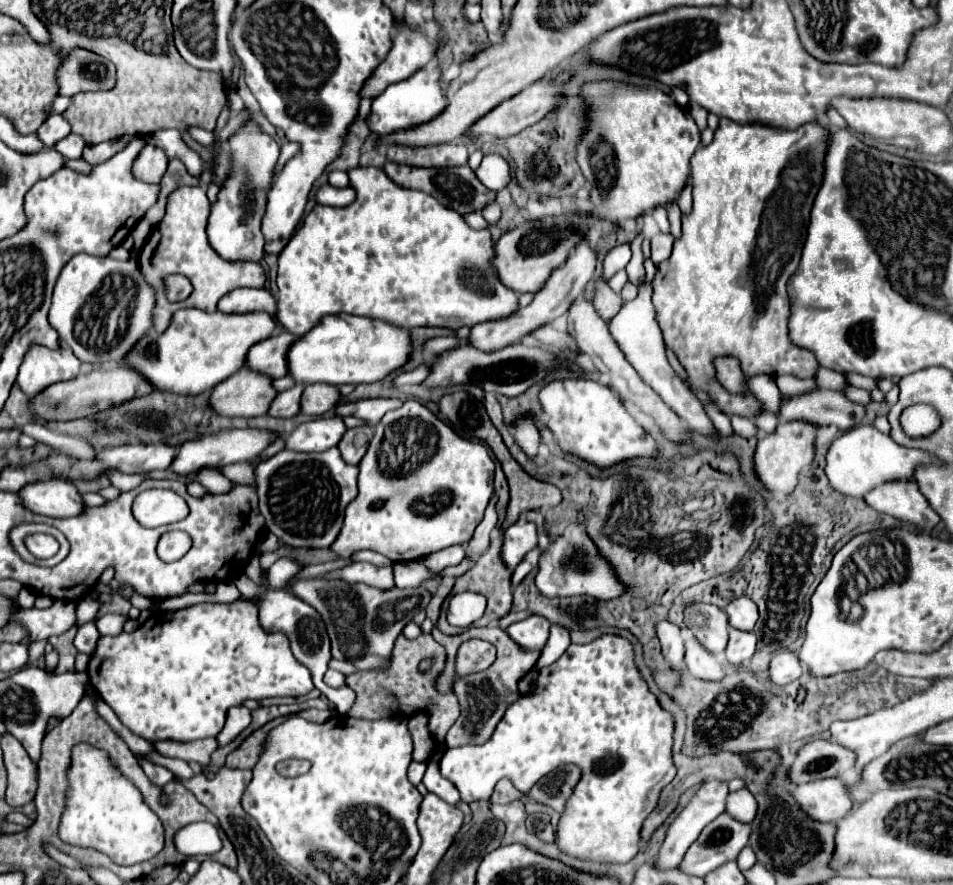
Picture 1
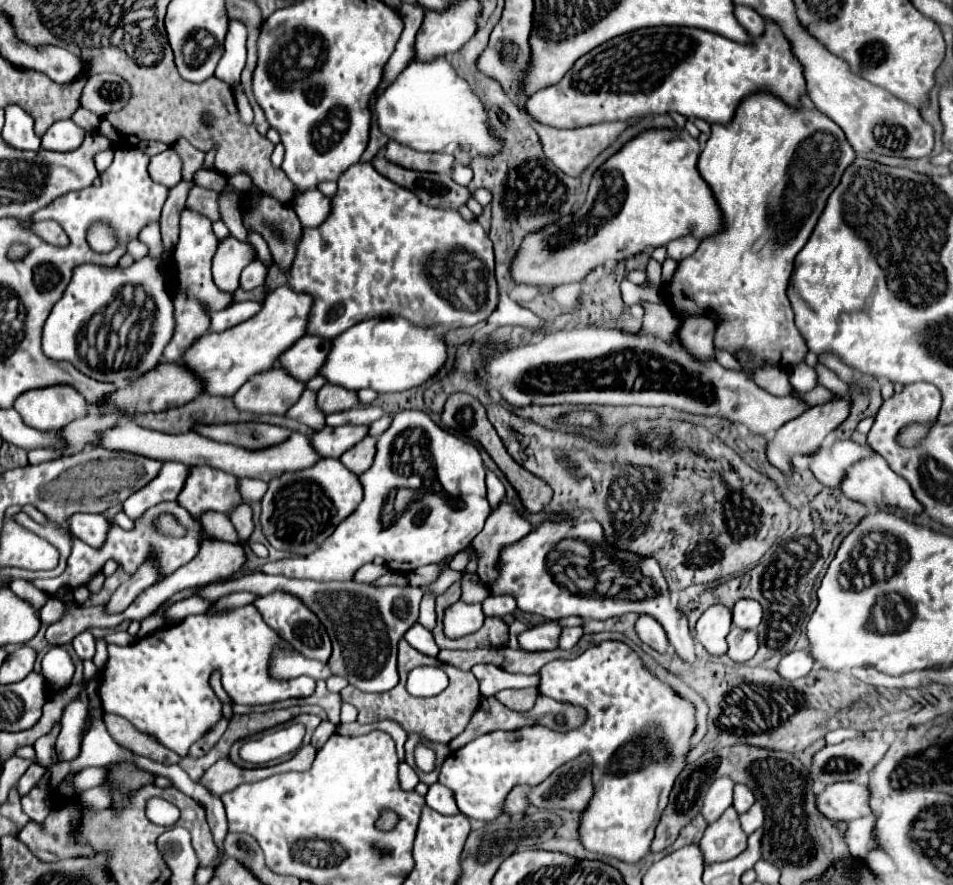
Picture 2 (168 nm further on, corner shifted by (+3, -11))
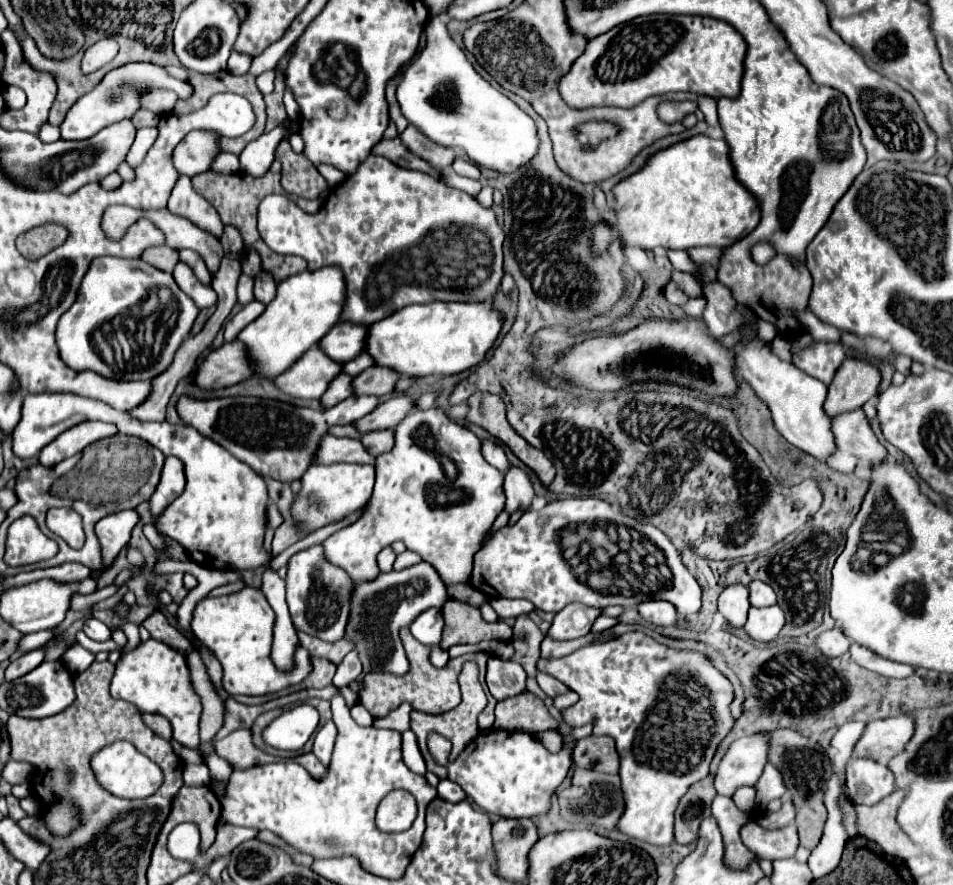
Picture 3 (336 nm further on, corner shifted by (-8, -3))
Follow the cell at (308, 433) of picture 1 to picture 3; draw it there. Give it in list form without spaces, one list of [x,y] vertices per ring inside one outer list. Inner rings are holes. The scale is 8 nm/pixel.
[[[396,395],[382,405],[378,405],[374,411],[370,411],[366,417],[354,423],[354,427],[360,433],[378,431],[378,429],[394,429],[410,411],[414,409],[414,397],[410,395]]]

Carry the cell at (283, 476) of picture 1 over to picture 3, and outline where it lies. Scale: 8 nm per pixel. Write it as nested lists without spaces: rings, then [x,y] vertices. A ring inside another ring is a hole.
[[[332,463],[332,465],[312,465],[302,477],[302,491],[296,495],[292,505],[294,519],[306,529],[320,529],[336,519],[362,509],[374,487],[374,467],[372,465],[354,465],[354,463]]]

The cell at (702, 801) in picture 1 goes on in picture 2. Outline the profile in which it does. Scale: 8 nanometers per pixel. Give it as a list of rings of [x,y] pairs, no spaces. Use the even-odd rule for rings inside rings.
[[[721,777],[721,779],[717,779],[717,781],[709,787],[709,791],[707,791],[707,795],[705,795],[703,809],[701,809],[707,825],[715,823],[715,821],[723,815],[723,811],[725,811],[727,807],[731,807],[733,785],[735,785],[735,783],[733,783],[731,779]]]

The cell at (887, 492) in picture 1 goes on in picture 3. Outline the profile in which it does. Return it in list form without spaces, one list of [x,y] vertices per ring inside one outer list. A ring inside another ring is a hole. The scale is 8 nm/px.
[[[862,409],[840,413],[840,415],[832,417],[830,423],[832,423],[830,431],[834,435],[836,449],[834,449],[832,455],[826,457],[826,465],[832,467],[834,471],[840,471],[840,473],[864,473],[864,469],[868,471],[874,465],[874,461],[884,461],[884,457],[888,457],[886,455],[888,451],[880,445],[880,441],[872,433],[872,429],[868,425],[868,419],[866,419]]]

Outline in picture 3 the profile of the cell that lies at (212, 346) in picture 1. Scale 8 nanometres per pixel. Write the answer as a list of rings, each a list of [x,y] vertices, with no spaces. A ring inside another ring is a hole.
[[[336,265],[322,267],[318,271],[302,271],[280,281],[274,301],[238,337],[240,341],[244,341],[244,345],[248,345],[248,353],[256,357],[256,365],[264,365],[264,373],[258,375],[276,377],[284,373],[310,347],[318,345],[320,339],[334,325],[340,323],[340,315],[346,301],[344,297],[346,297],[344,273]]]

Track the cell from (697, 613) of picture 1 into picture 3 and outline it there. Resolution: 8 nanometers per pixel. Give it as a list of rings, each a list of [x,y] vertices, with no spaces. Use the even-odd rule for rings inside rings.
[[[728,585],[718,599],[718,611],[726,617],[732,627],[742,627],[748,615],[748,587],[744,585]]]

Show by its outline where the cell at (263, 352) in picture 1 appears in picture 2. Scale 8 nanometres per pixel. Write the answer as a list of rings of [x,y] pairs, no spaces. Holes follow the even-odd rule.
[[[303,335],[301,339],[295,341],[295,345],[291,345],[291,349],[281,353],[279,367],[285,369],[297,381],[305,383],[313,379],[313,373],[317,373],[317,365],[321,365],[325,349],[329,349],[329,341],[321,337]]]

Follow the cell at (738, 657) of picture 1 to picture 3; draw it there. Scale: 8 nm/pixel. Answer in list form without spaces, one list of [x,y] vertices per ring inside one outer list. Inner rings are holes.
[[[778,605],[772,607],[750,607],[748,623],[744,625],[746,633],[758,643],[770,643],[778,637],[780,629],[784,627],[784,611]]]

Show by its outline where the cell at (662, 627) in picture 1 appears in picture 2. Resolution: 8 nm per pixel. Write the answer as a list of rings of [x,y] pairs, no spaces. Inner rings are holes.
[[[641,615],[637,619],[637,635],[643,643],[647,643],[649,647],[653,647],[659,653],[667,653],[669,651],[669,641],[667,635],[663,631],[663,627],[649,615]]]

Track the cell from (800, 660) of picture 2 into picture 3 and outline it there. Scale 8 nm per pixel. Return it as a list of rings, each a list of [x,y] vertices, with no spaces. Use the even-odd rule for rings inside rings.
[[[834,627],[830,631],[824,631],[818,639],[818,649],[828,655],[828,657],[836,657],[836,655],[842,655],[848,651],[848,645],[850,645],[850,639],[842,633],[840,627]]]

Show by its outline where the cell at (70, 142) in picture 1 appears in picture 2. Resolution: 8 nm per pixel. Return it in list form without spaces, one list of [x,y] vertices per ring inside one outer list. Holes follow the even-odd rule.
[[[107,149],[107,151],[101,151],[101,153],[95,153],[95,165],[97,165],[97,171],[99,173],[103,173],[109,165],[111,165],[111,161],[113,161],[113,151],[111,149]]]

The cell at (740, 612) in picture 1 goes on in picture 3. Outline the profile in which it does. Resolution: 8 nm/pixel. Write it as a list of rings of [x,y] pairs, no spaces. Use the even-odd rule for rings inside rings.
[[[752,581],[748,585],[750,589],[750,603],[754,607],[768,607],[768,605],[776,605],[776,593],[772,591],[772,587],[764,581]]]

